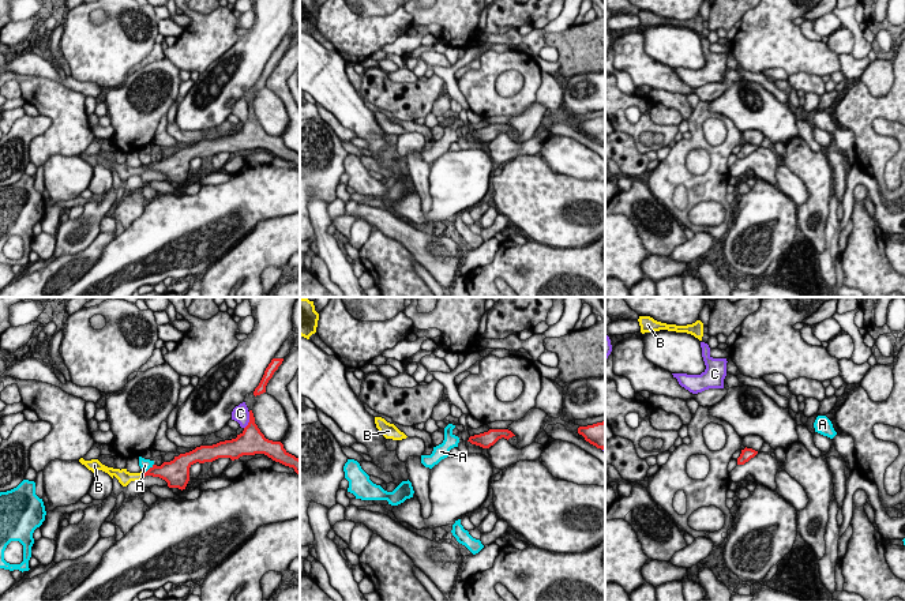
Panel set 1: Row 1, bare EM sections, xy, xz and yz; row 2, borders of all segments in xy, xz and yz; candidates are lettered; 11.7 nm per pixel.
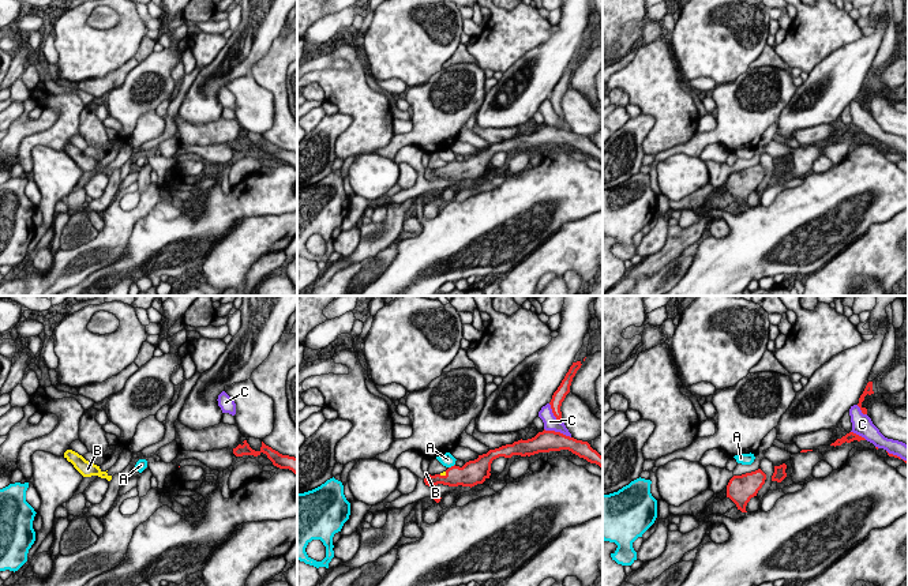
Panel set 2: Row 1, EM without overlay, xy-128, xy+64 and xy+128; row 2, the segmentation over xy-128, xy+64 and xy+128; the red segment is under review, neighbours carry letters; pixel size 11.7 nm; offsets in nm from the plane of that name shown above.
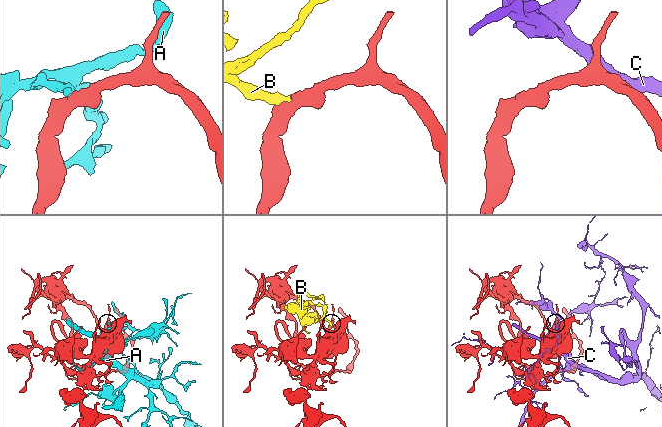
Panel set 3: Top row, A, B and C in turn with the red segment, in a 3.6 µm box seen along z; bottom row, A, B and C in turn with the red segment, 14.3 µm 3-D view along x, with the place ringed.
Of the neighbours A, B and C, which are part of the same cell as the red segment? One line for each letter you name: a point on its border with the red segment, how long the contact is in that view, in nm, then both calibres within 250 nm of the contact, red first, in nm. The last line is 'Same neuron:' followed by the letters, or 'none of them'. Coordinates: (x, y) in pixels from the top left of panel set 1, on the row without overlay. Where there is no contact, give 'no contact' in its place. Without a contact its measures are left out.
B: xy (143, 169) | 70 nm | 170/170 nm
Same neuron: B

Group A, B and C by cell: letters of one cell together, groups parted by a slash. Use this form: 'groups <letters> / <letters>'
groups A / B / C

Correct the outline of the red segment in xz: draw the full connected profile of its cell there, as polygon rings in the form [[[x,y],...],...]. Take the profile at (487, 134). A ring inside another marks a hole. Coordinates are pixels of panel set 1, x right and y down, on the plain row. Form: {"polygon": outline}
{"polygon": [[[489,124],[488,127],[480,128],[470,131],[467,136],[472,139],[480,140],[482,143],[489,143],[493,140],[499,134],[510,134],[515,131],[511,125],[508,124]]]}

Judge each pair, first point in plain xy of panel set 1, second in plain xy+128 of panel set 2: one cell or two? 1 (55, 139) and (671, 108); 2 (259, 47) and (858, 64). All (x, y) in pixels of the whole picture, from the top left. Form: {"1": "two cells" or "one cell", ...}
{"1": "one cell", "2": "one cell"}

